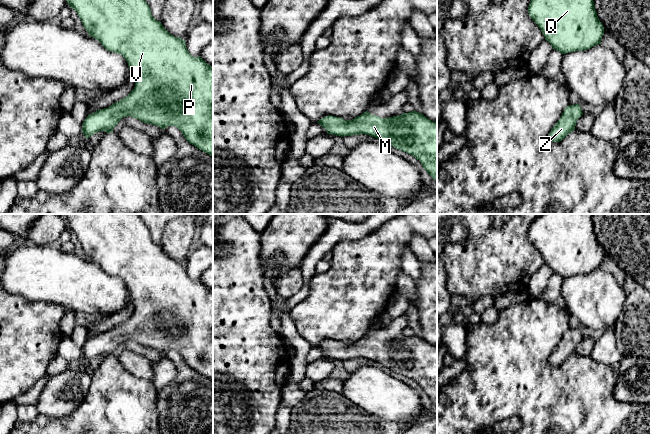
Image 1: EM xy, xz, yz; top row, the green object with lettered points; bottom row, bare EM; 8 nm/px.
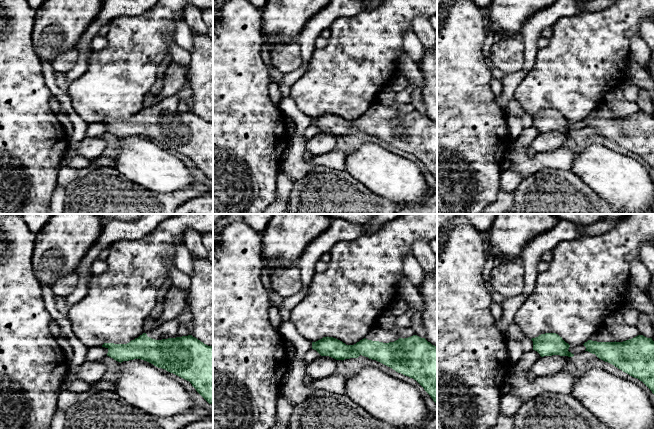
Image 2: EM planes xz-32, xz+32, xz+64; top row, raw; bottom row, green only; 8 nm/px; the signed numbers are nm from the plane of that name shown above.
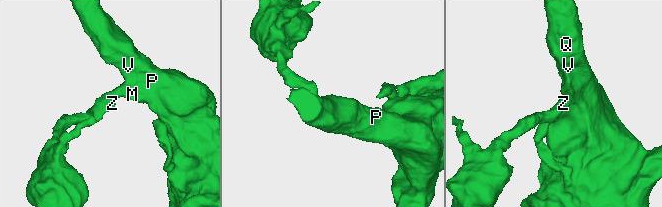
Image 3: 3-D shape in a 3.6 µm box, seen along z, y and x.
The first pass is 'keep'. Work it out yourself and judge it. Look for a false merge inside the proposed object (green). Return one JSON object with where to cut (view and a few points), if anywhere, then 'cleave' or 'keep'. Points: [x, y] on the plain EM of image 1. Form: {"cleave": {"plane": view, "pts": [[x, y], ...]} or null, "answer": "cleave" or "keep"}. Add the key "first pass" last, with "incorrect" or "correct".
{"cleave": null, "answer": "keep", "first pass": "correct"}

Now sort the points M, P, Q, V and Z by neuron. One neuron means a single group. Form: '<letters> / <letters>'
M P Q V Z

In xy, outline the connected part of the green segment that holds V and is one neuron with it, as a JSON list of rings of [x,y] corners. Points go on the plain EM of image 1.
[[[62,214],[62,216],[68,229],[78,238],[89,260],[97,263],[106,274],[121,278],[126,283],[132,304],[135,306],[134,313],[126,321],[110,331],[97,334],[86,341],[82,348],[82,357],[85,359],[85,362],[87,363],[99,355],[111,357],[123,341],[131,340],[144,347],[158,350],[161,353],[165,353],[168,350],[176,350],[190,368],[213,381],[213,291],[207,288],[200,280],[192,280],[186,271],[185,264],[170,258],[161,246],[153,241],[149,229],[137,214]]]

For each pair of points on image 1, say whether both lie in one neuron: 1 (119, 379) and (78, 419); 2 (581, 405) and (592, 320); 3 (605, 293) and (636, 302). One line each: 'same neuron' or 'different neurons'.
1: same neuron
2: different neurons
3: different neurons

